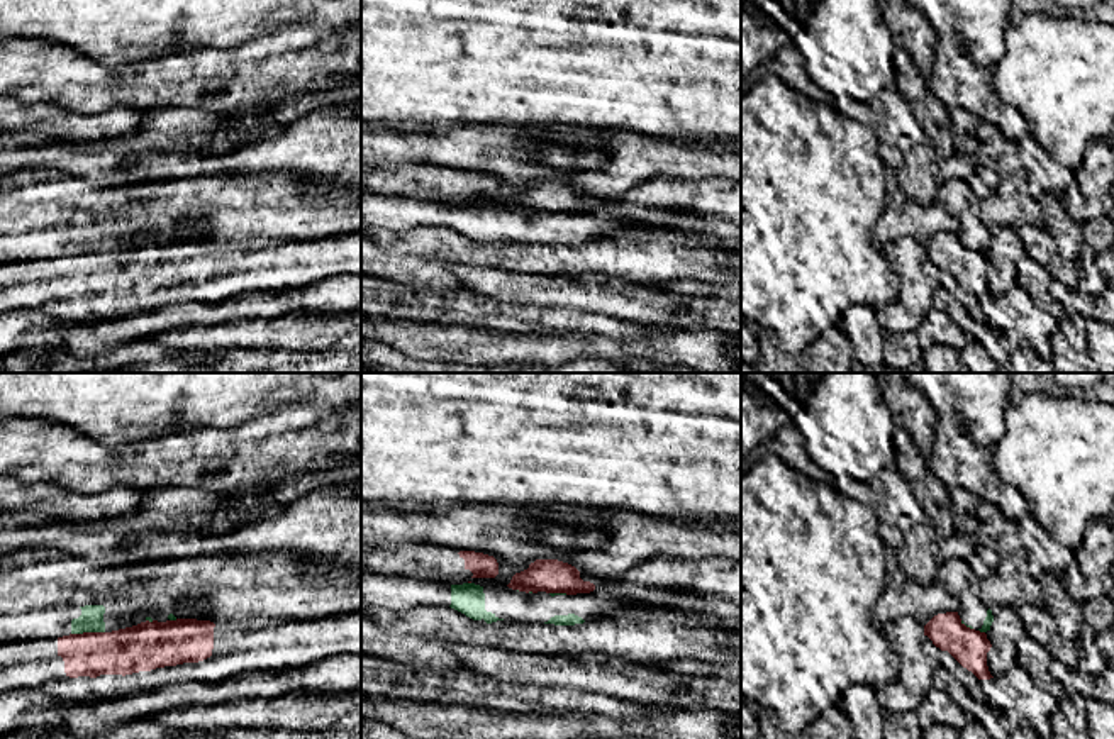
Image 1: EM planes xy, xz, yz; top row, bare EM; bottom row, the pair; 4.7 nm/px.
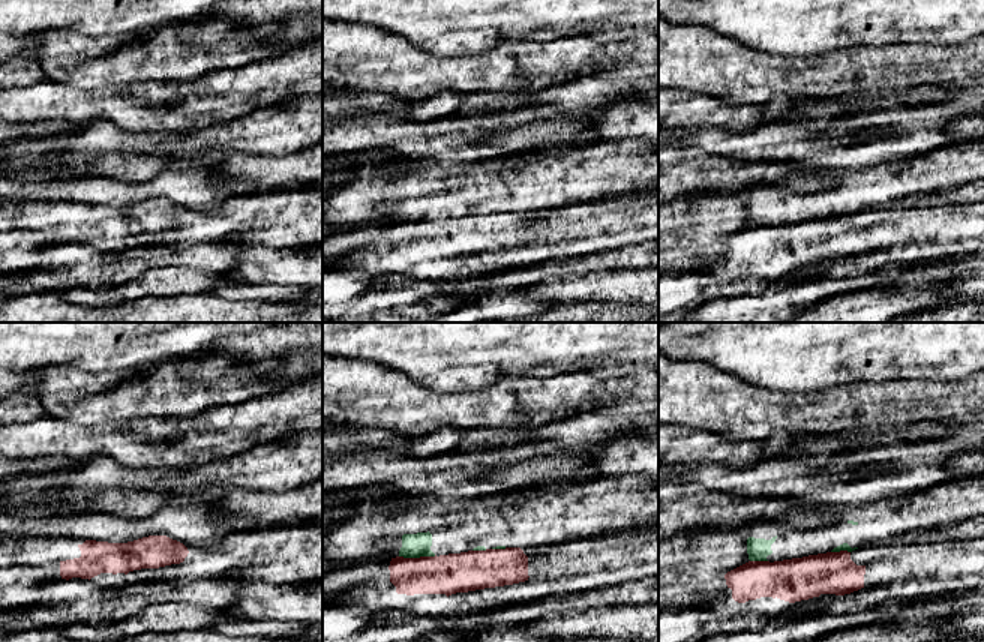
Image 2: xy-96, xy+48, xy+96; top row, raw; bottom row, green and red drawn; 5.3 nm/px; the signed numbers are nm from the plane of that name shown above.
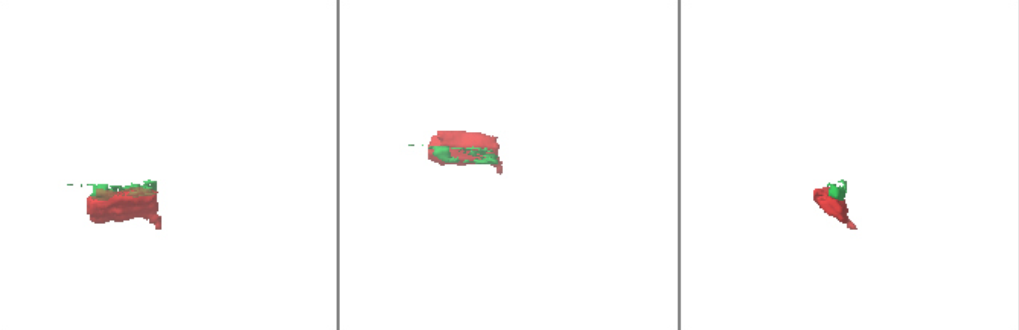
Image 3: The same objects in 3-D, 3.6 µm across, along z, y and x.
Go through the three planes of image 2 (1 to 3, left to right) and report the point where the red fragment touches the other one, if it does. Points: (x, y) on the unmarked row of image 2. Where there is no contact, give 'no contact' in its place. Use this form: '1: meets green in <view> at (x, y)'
1: no contact
2: meets green in xy+48 at (417, 221)
3: meets green in xy+96 at (759, 224)

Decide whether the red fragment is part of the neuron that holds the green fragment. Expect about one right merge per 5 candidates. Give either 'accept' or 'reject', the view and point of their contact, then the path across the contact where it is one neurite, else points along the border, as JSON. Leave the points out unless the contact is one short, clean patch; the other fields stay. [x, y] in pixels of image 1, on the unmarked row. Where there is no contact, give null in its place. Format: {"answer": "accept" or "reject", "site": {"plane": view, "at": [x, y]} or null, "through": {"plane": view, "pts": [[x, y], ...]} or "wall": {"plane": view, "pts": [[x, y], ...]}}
{"answer": "reject", "site": {"plane": "xy", "at": [87, 251]}}

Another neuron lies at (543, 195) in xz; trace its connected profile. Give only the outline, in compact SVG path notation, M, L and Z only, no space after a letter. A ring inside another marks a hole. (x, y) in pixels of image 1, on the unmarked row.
M536 180L527 190L515 193L507 207L526 214L546 212L566 215L595 210L593 203L580 198L580 192L575 186L558 180Z

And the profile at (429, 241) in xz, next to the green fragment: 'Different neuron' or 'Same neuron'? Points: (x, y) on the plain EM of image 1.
Different neuron

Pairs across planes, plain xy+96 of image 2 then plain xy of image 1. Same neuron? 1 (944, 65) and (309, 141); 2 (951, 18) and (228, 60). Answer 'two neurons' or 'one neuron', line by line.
1: two neurons
2: two neurons

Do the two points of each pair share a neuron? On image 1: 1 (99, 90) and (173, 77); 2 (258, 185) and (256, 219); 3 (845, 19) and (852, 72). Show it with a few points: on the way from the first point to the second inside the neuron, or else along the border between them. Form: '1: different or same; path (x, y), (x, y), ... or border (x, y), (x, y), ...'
1: same; path (117, 90), (128, 85), (155, 83)
2: same; path (258, 194), (256, 211)
3: same; path (852, 33), (852, 58)

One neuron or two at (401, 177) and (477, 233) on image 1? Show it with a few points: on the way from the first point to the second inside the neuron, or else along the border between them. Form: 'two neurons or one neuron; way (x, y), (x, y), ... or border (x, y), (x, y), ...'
two neurons; border (392, 194), (446, 204)

